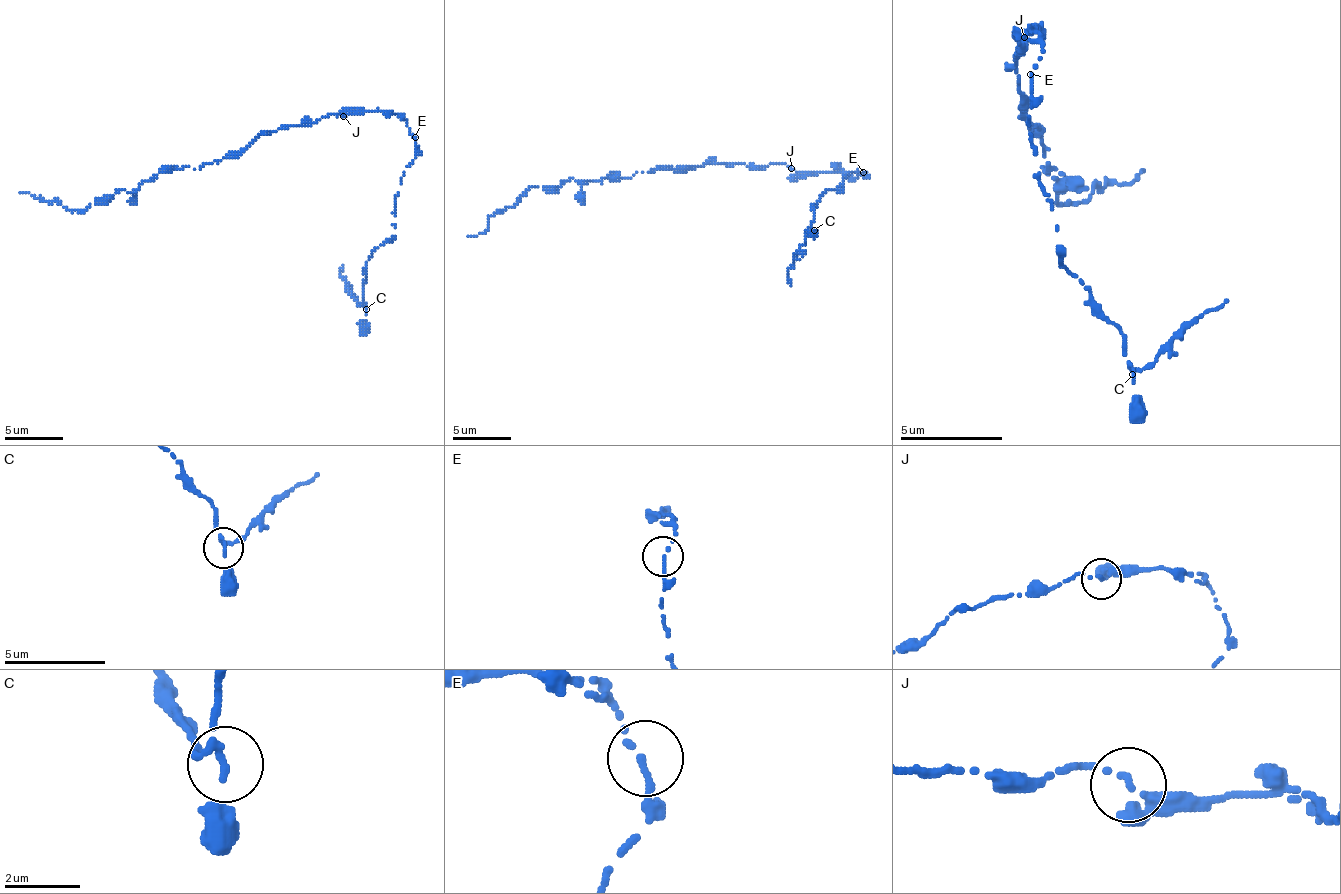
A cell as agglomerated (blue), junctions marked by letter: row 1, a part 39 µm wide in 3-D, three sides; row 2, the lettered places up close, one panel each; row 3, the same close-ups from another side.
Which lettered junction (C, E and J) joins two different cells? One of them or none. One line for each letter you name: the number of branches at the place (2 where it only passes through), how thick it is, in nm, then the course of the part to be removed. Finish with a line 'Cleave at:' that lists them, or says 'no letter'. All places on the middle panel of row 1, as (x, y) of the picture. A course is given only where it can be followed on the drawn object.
Cleave at: no letter

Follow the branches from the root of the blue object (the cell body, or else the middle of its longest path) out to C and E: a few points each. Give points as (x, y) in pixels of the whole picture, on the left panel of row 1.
C: (334, 114), (389, 111), (407, 123), (415, 140), (415, 158), (395, 198), (392, 236), (366, 262), (366, 309)
E: (334, 114), (346, 117), (366, 111), (389, 111), (401, 117), (415, 137)

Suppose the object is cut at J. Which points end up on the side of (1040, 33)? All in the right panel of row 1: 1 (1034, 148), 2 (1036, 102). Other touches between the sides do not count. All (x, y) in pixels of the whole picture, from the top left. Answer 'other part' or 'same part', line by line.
1: same part
2: same part

